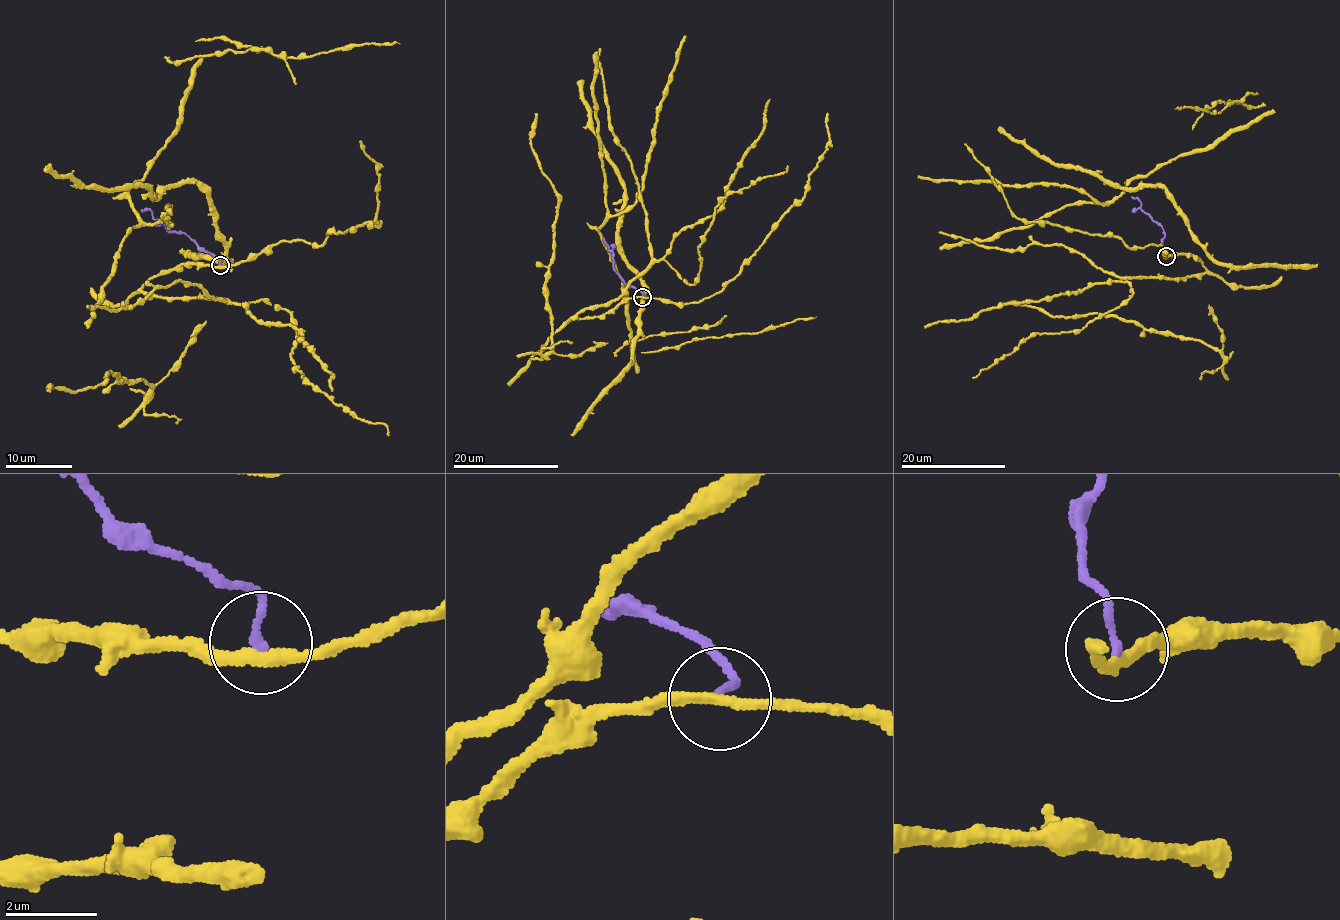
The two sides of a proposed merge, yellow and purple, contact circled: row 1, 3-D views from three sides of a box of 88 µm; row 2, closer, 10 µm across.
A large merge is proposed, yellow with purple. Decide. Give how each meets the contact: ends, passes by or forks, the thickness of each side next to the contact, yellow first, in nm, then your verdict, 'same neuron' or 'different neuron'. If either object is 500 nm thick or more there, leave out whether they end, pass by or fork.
yellow passes by | purple ends | 260/190 nm | different neuron

